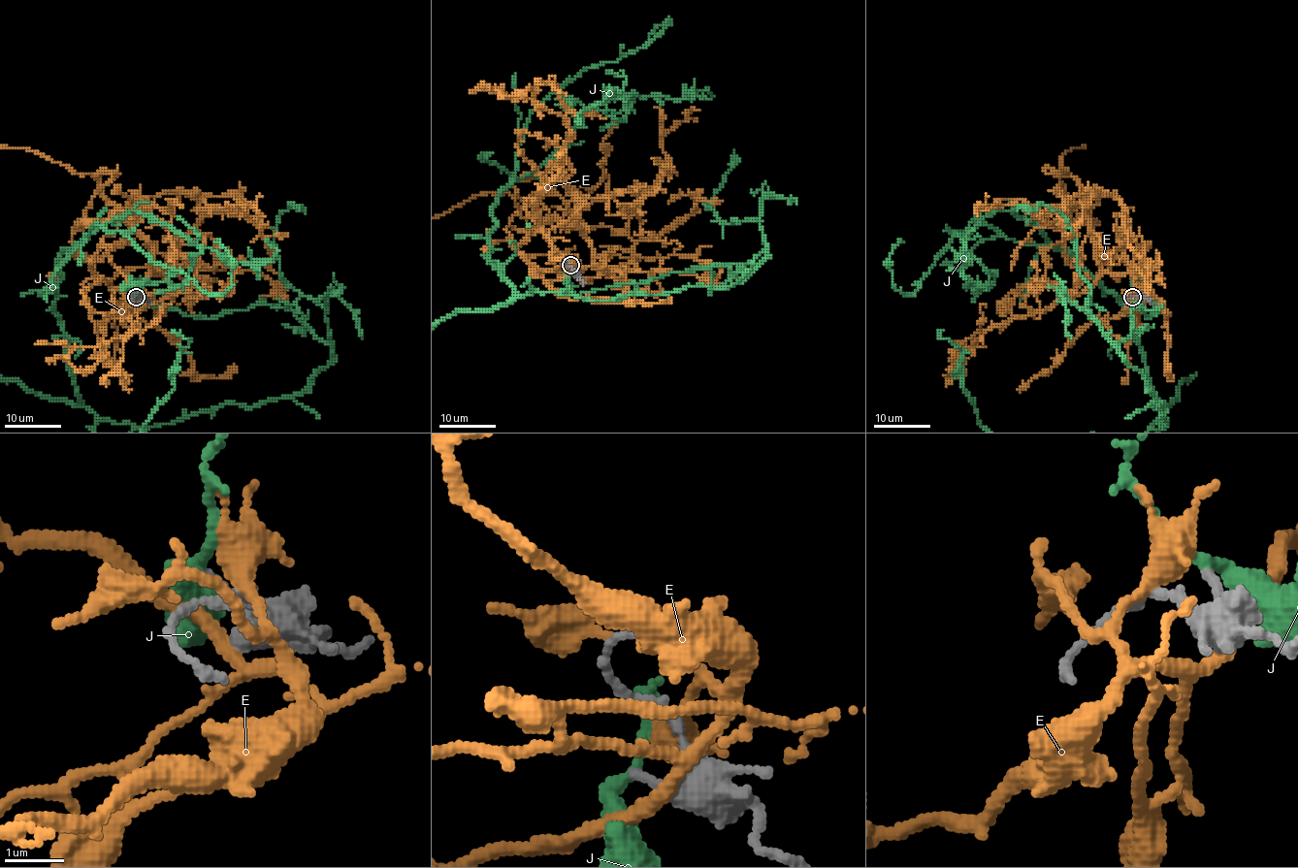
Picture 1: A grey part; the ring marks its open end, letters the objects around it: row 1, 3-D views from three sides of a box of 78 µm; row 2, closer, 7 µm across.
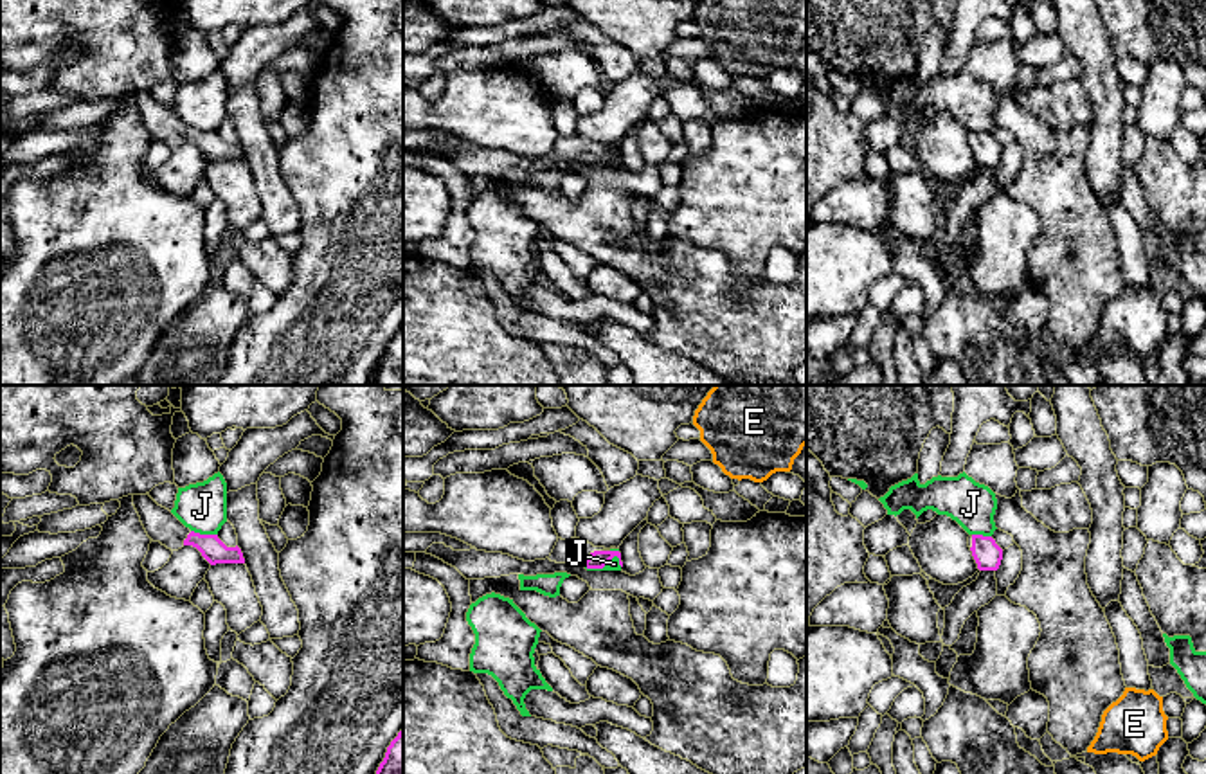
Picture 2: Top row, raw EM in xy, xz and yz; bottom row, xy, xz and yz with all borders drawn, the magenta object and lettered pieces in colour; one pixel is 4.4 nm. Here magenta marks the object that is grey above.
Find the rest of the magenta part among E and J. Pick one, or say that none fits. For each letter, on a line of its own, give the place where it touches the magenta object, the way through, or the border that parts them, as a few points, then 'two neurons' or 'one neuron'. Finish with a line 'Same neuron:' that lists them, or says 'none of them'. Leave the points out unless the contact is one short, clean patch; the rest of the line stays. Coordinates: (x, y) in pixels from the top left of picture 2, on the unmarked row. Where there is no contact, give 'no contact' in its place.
E: no contact | two neurons
J: xz (605, 161) | two neurons
Same neuron: none of them

